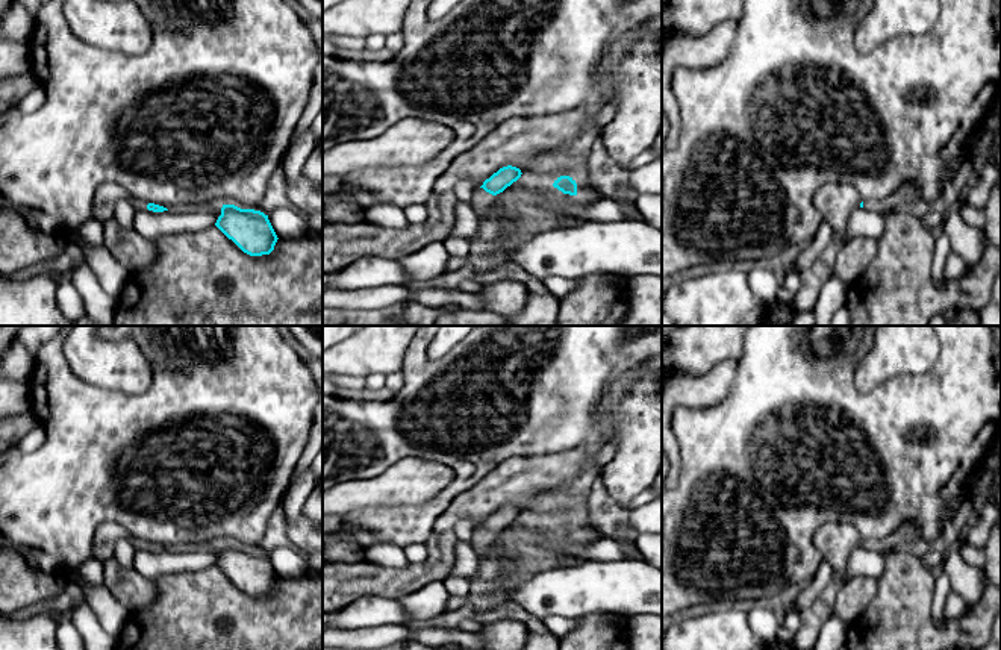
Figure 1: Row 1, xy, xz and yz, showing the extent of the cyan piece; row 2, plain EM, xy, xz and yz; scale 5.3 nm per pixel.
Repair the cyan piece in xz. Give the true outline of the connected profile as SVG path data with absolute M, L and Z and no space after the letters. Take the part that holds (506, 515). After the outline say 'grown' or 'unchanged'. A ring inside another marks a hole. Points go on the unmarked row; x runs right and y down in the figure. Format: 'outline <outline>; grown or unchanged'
outline M512 505L500 508L489 518L483 521L482 526L474 529L471 545L477 553L479 571L477 574L488 574L491 555L492 555L492 539L497 533L503 532L507 526L521 517L521 509Z; grown

